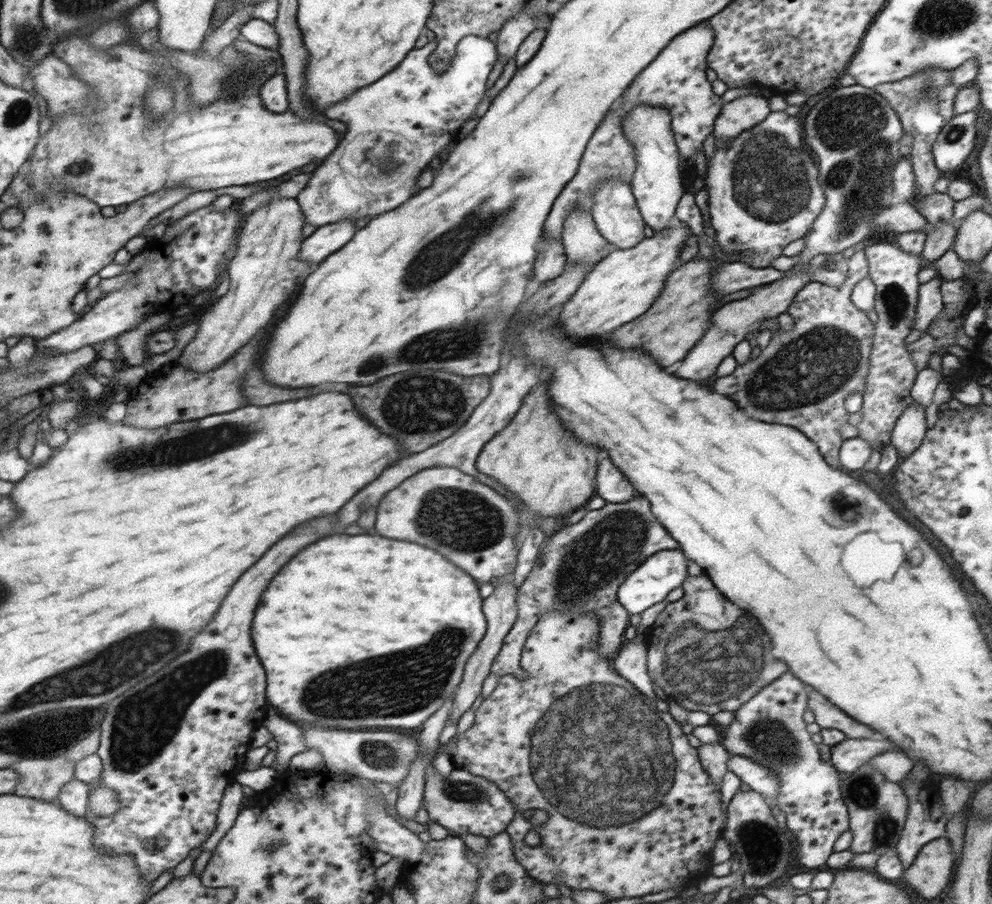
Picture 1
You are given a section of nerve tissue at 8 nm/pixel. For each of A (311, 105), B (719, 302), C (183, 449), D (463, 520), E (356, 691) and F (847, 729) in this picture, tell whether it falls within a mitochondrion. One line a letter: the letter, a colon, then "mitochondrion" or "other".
A: other
B: other
C: mitochondrion
D: mitochondrion
E: mitochondrion
F: other

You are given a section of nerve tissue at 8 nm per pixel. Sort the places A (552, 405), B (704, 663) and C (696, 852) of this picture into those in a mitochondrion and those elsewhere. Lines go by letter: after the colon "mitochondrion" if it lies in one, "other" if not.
A: other
B: mitochondrion
C: other

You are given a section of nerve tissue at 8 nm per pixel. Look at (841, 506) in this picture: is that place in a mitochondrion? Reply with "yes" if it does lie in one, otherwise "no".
yes

